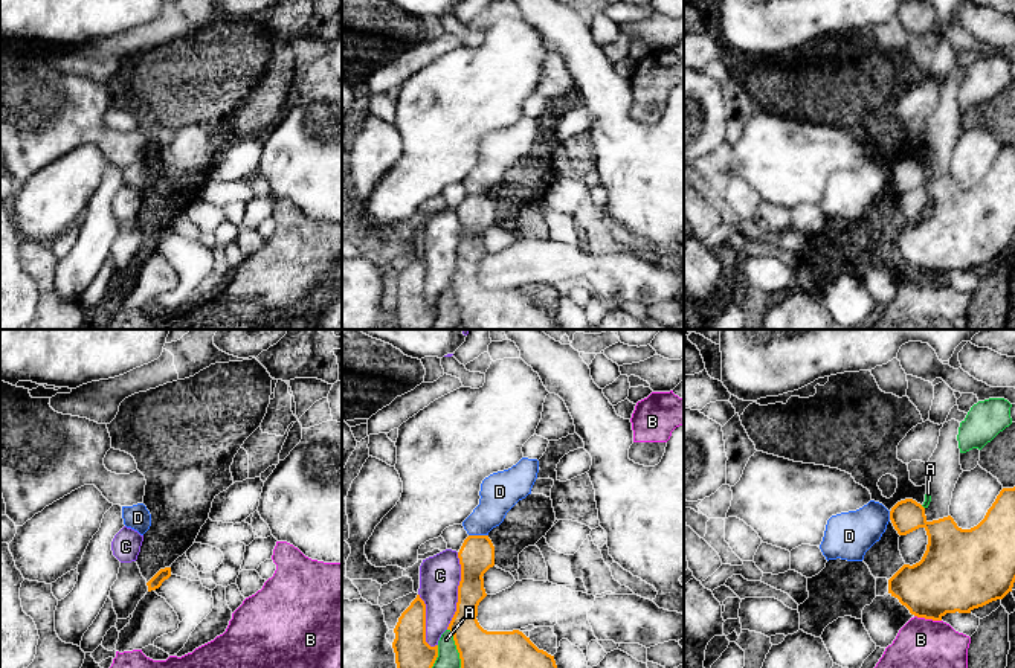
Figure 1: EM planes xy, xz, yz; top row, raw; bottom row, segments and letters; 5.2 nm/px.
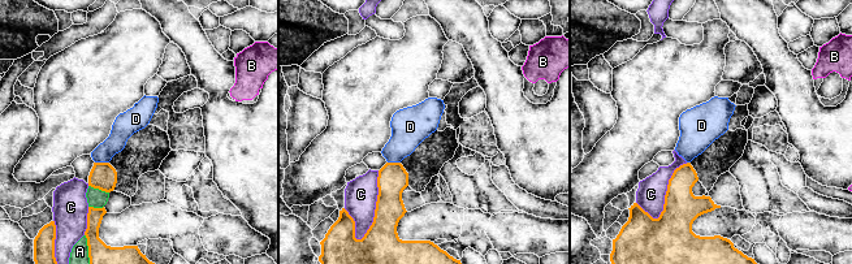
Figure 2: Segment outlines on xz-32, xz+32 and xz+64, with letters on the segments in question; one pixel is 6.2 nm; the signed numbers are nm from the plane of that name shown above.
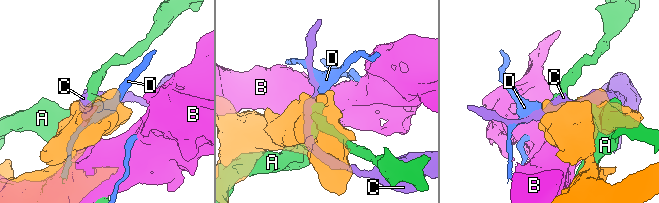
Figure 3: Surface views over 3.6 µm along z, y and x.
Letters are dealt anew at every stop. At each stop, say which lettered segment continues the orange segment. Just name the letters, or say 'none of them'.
none of them

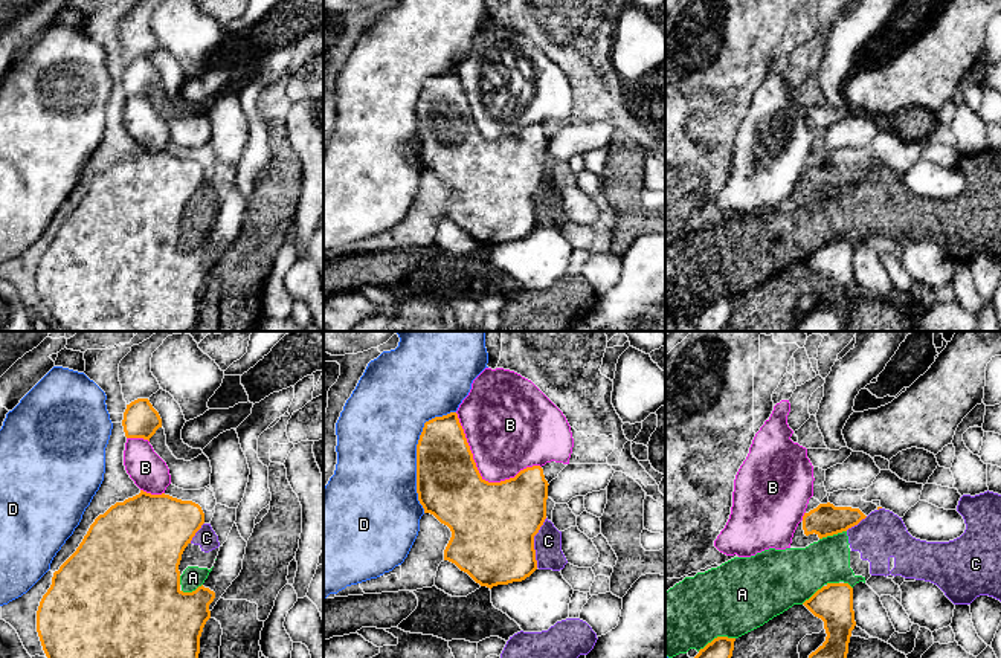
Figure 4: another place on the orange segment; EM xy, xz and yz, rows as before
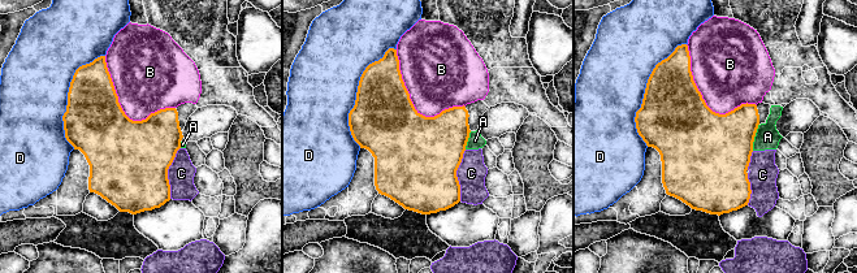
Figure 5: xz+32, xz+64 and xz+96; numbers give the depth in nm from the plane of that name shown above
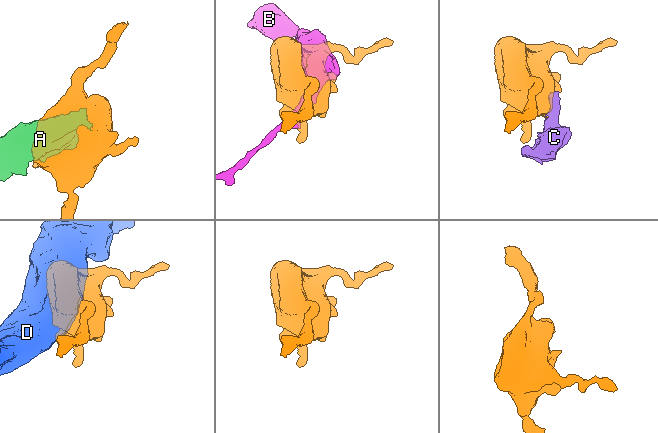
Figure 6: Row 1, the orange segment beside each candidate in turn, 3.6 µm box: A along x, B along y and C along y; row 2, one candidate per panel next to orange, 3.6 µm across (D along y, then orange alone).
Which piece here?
none of them

